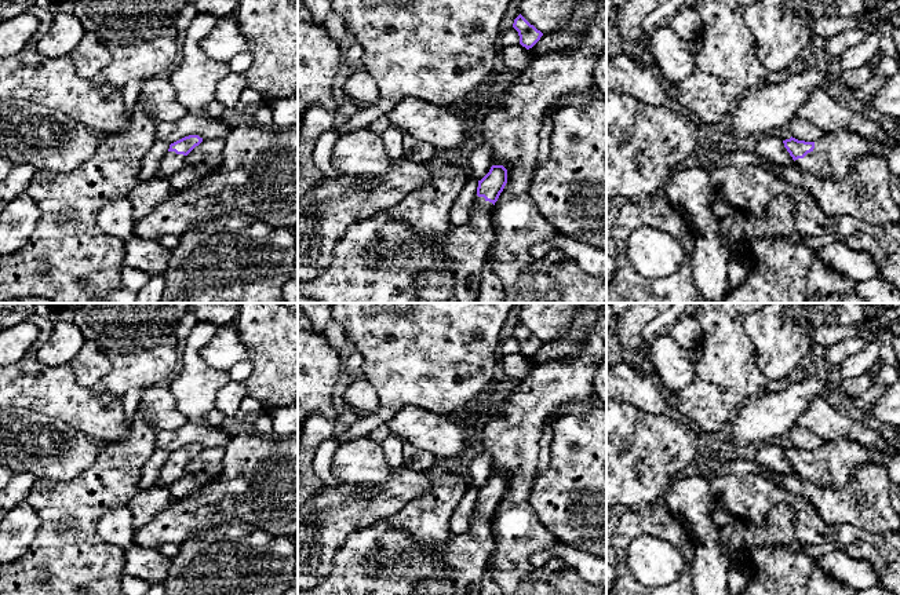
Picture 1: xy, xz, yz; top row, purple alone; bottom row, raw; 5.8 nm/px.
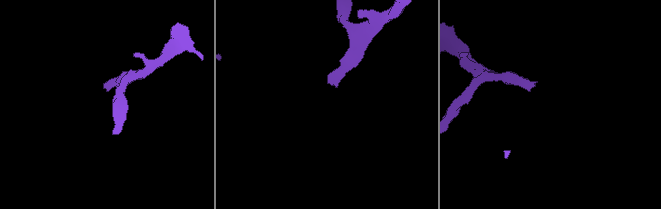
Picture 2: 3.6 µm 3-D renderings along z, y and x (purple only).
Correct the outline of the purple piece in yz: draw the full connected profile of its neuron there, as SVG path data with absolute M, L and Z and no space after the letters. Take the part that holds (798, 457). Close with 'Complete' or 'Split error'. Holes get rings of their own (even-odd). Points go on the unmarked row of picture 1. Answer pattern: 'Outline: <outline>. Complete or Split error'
Outline: M848 438L826 441L815 450L791 445L783 452L798 475L821 488L842 489L859 466L879 463L878 452Z. Split error

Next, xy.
Outline: M189 443L171 452L168 460L160 471L157 483L170 488L175 481L178 481L183 475L186 464L201 450L203 446L200 446L198 443Z. Split error

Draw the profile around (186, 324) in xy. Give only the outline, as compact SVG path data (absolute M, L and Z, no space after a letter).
M189 309L189 311L181 318L176 326L176 337L179 342L185 342L196 324L198 322L194 313Z

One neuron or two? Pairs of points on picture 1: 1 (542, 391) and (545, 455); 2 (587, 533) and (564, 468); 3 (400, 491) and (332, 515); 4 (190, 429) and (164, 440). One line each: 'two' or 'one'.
1: two
2: one
3: one
4: one

